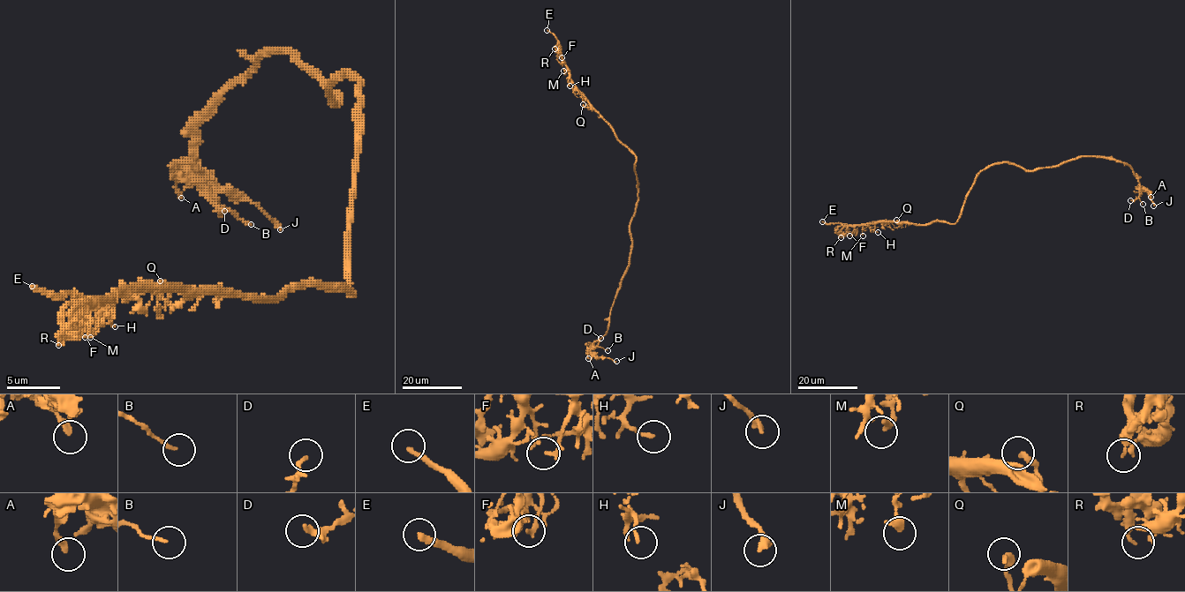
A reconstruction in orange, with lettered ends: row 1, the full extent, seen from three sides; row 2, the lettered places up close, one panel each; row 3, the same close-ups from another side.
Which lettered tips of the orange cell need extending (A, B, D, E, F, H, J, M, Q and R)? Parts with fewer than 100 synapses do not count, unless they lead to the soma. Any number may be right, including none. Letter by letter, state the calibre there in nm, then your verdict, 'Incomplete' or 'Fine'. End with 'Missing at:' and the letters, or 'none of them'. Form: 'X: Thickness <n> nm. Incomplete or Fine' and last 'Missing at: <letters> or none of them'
A: Thickness 200 nm. Fine
B: Thickness 140 nm. Fine
D: Thickness 150 nm. Fine
E: Thickness 240 nm. Incomplete
F: Thickness 200 nm. Fine
H: Thickness 140 nm. Fine
J: Thickness 240 nm. Fine
M: Thickness 360 nm. Fine
Q: Thickness 320 nm. Fine
R: Thickness 190 nm. Fine
Missing at: E

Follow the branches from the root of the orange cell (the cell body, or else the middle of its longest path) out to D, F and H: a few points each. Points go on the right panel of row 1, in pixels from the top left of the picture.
D: (984, 168), (1010, 162), (1039, 169), (1081, 157), (1119, 160), (1131, 168), (1140, 186), (1140, 195), (1130, 200)
F: (984, 168), (977, 176), (962, 213), (954, 223), (872, 221), (859, 224), (849, 236)
H: (984, 168), (977, 176), (962, 213), (954, 223), (877, 221), (874, 230), (878, 232)

